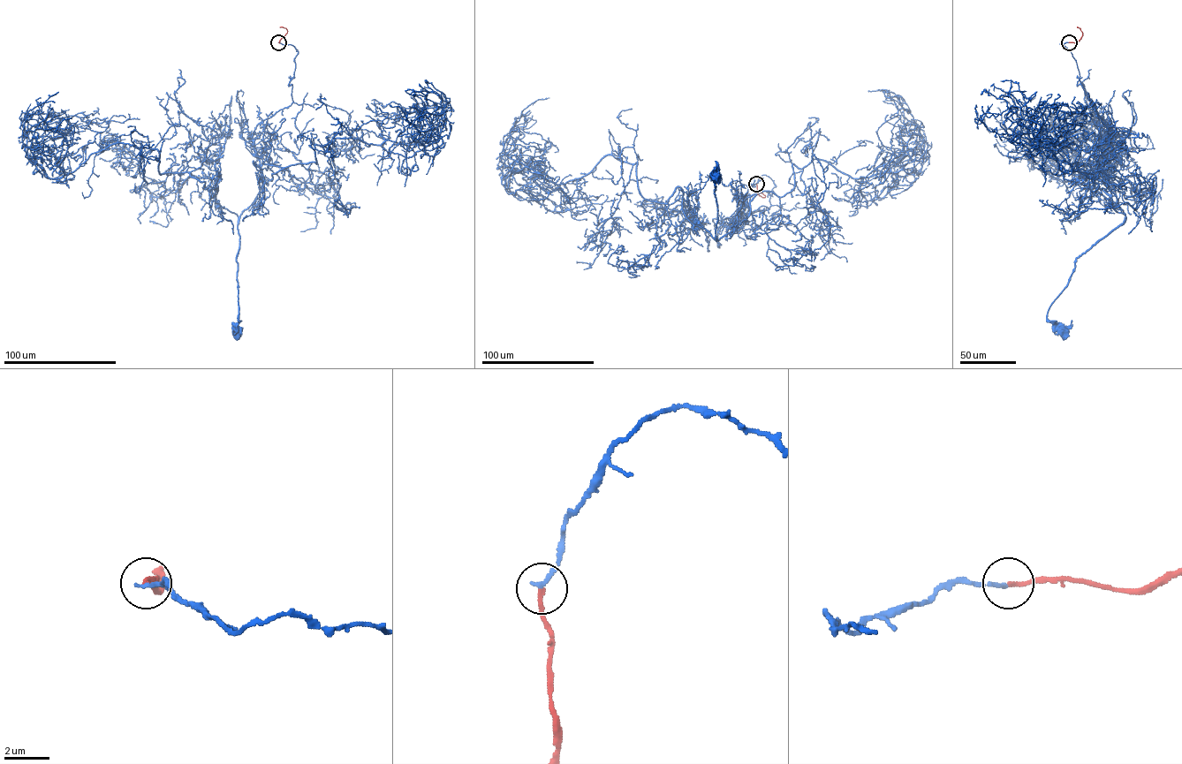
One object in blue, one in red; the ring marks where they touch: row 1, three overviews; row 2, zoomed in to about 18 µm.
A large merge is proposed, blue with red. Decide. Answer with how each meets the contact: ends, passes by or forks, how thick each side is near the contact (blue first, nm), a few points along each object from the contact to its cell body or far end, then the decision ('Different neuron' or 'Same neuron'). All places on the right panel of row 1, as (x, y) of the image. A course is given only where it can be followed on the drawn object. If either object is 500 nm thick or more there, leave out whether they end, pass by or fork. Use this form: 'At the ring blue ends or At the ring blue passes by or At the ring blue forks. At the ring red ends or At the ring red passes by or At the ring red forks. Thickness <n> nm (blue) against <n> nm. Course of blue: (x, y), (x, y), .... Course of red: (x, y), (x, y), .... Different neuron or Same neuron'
At the ring blue ends. At the ring red ends. Thickness 190 nm (blue) against 160 nm. Course of blue: (1069, 42), (1060, 44), (1077, 86), (1110, 131), (1098, 177), (1125, 215), (1077, 259), (1050, 306), (1063, 330). Course of red: (1069, 42), (1076, 42), (1082, 35), (1077, 27). Same neuron

